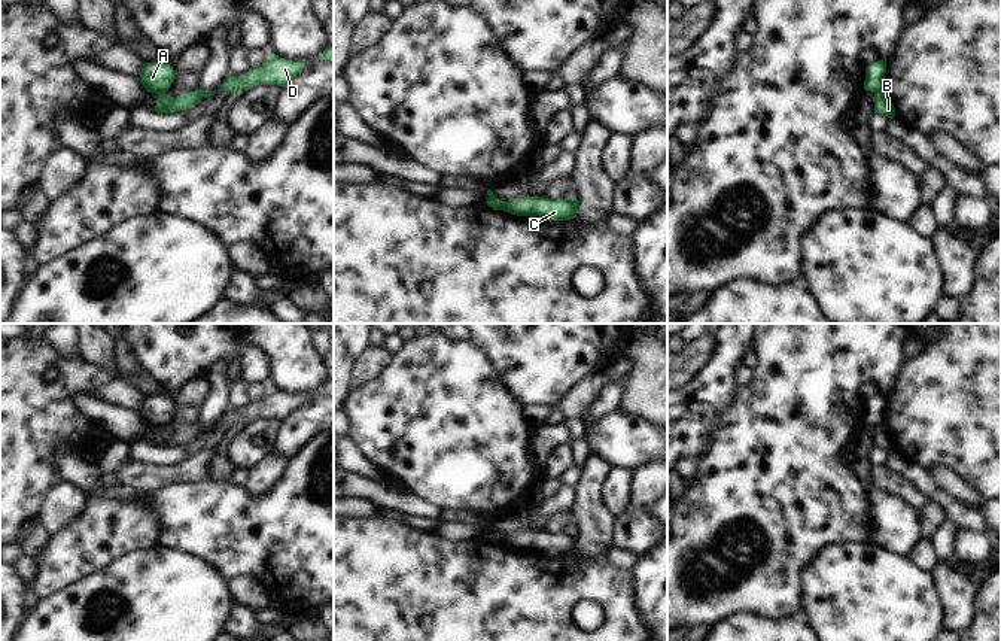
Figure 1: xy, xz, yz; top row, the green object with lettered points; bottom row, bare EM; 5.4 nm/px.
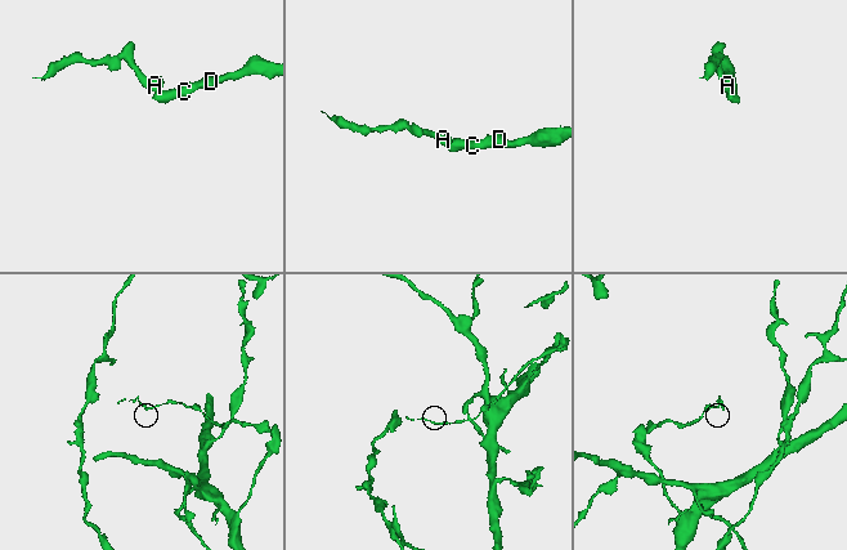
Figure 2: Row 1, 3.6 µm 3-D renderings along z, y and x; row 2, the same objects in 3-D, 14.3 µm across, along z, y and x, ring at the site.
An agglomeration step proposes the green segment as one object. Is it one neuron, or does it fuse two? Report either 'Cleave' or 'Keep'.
Cleave

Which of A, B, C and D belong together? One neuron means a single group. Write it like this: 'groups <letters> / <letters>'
groups A / B C D

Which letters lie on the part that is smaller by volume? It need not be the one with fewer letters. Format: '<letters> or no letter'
A

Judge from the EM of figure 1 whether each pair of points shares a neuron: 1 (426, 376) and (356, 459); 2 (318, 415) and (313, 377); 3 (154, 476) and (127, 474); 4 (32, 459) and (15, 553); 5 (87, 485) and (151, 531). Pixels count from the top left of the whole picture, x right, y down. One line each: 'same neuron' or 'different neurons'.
1: different neurons
2: different neurons
3: same neuron
4: different neurons
5: different neurons

